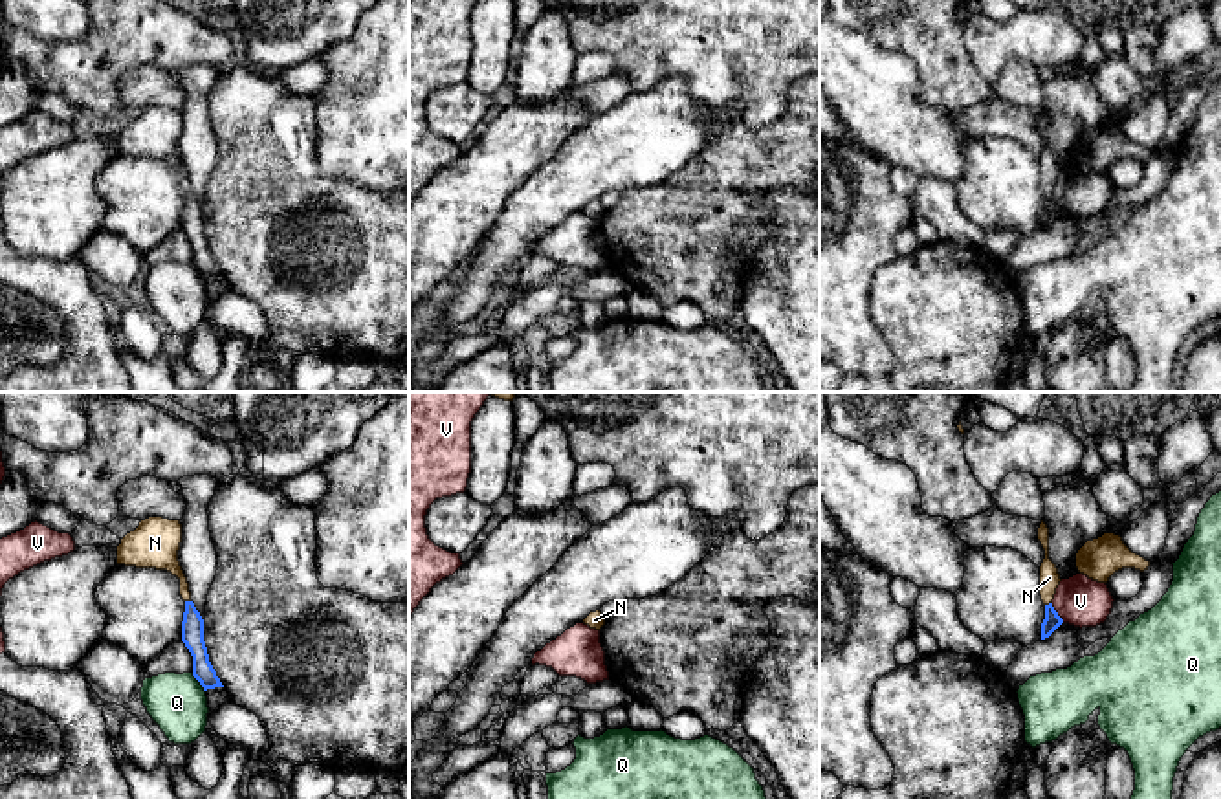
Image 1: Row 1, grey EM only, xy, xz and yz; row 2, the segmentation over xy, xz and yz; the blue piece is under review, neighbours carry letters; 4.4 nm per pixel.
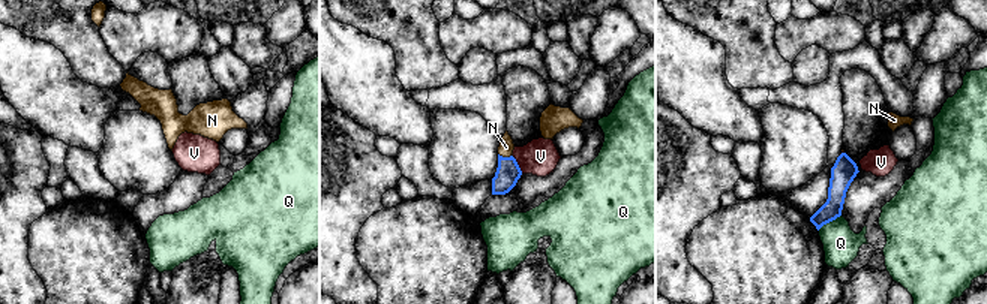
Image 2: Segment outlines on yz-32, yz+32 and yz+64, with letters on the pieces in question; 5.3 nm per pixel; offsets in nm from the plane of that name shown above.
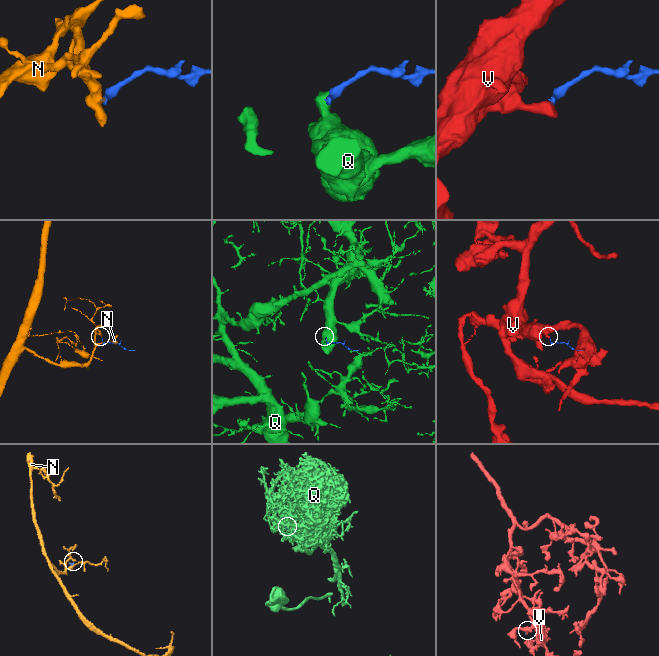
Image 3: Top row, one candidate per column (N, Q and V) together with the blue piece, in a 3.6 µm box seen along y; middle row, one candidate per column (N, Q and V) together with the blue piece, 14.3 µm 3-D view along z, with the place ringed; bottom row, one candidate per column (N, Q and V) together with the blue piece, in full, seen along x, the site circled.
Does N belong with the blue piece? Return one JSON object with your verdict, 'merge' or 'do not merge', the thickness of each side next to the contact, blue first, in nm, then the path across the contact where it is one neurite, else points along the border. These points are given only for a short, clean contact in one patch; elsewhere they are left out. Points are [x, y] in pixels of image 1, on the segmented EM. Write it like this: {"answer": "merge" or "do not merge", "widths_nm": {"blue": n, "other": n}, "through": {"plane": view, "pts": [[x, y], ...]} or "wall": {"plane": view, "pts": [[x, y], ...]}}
{"answer": "merge", "widths_nm": {"blue": 70, "other": 90}, "through": {"plane": "yz", "pts": [[1051, 622], [1049, 603], [1049, 578]]}}

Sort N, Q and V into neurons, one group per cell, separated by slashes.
N / Q / V

